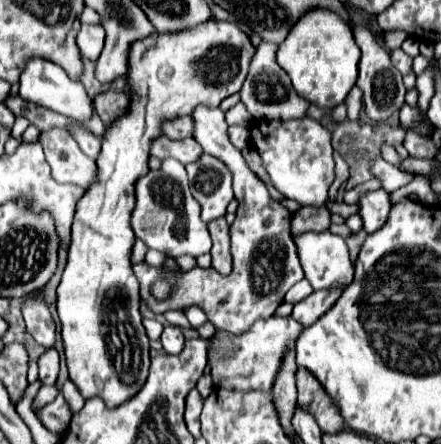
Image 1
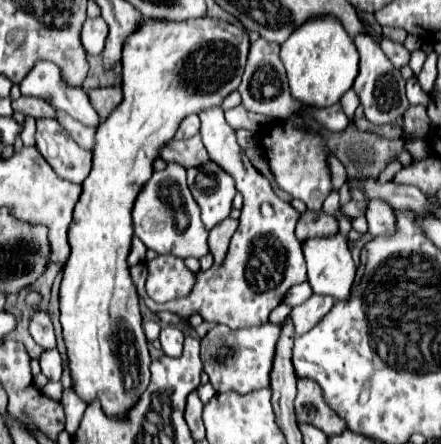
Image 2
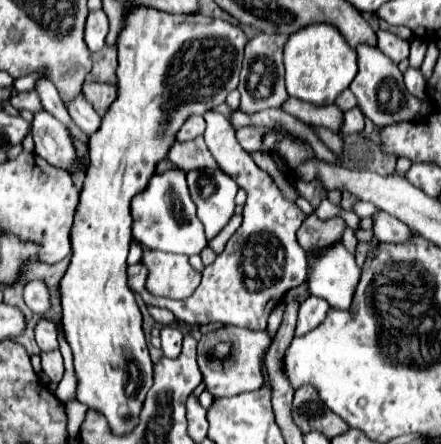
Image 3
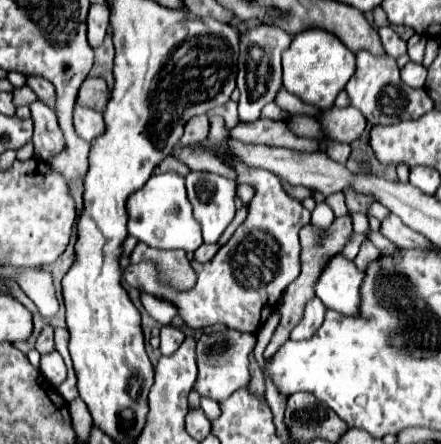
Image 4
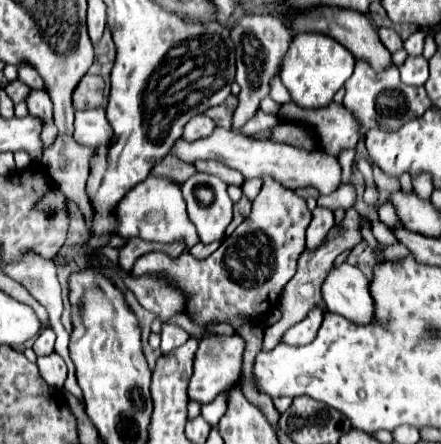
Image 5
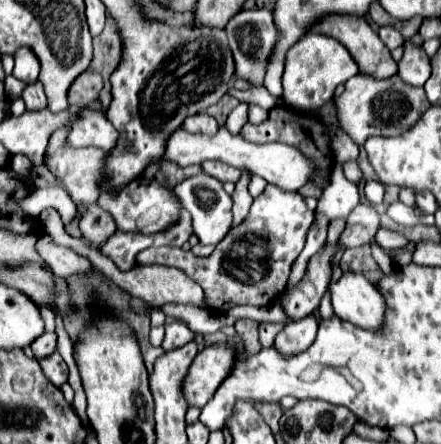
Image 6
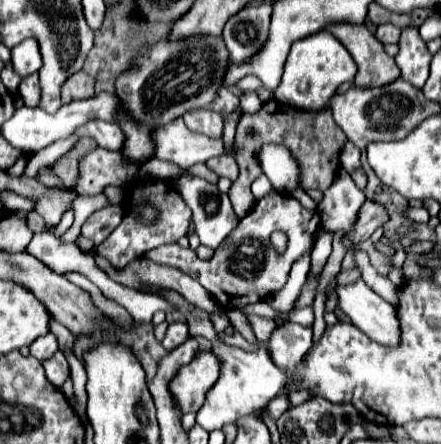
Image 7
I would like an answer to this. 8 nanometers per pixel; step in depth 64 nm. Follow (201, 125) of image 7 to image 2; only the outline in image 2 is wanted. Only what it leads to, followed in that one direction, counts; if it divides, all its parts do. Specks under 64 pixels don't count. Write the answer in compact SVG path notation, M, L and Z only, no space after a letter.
M196 114L186 116L186 120L182 120L182 122L180 122L180 128L176 130L174 140L184 140L184 138L190 138L190 136L198 134L198 130L200 130L200 120L198 120L198 116L196 116Z

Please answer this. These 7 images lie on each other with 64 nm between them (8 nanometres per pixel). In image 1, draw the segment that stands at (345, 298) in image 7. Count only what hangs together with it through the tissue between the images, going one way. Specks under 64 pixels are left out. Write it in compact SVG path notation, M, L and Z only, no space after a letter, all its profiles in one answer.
M304 232L300 236L292 236L296 240L300 264L304 270L306 280L312 284L314 290L332 288L332 286L348 286L354 276L354 264L348 254L348 246L342 236L330 232Z

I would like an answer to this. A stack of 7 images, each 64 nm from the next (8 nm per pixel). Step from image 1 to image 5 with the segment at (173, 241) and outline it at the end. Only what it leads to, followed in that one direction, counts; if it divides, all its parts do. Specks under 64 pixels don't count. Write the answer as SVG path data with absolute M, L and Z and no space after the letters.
M148 176L144 182L140 182L136 188L132 188L118 204L116 218L118 218L118 232L124 238L136 236L148 242L160 242L160 244L172 244L172 242L184 242L186 248L192 248L200 242L198 232L194 224L188 218L186 202L180 192L180 184L166 178L166 176Z

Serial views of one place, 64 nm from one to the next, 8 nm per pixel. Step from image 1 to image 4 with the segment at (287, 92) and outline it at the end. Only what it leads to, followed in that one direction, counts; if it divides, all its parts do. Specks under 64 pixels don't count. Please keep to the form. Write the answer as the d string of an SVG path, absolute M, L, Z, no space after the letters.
M262 24L240 38L240 60L238 60L238 90L240 90L240 102L238 102L238 116L242 122L254 122L260 116L260 110L274 102L276 92L282 88L282 64L280 56L288 48L292 36L288 36L278 26Z

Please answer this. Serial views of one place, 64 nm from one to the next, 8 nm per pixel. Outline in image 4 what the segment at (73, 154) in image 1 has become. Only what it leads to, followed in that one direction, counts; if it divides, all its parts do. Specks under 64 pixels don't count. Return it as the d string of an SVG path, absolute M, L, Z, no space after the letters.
M36 100L30 106L30 110L34 120L34 136L32 136L34 154L42 160L50 160L52 156L64 150L64 136L58 126L56 114L40 100Z

